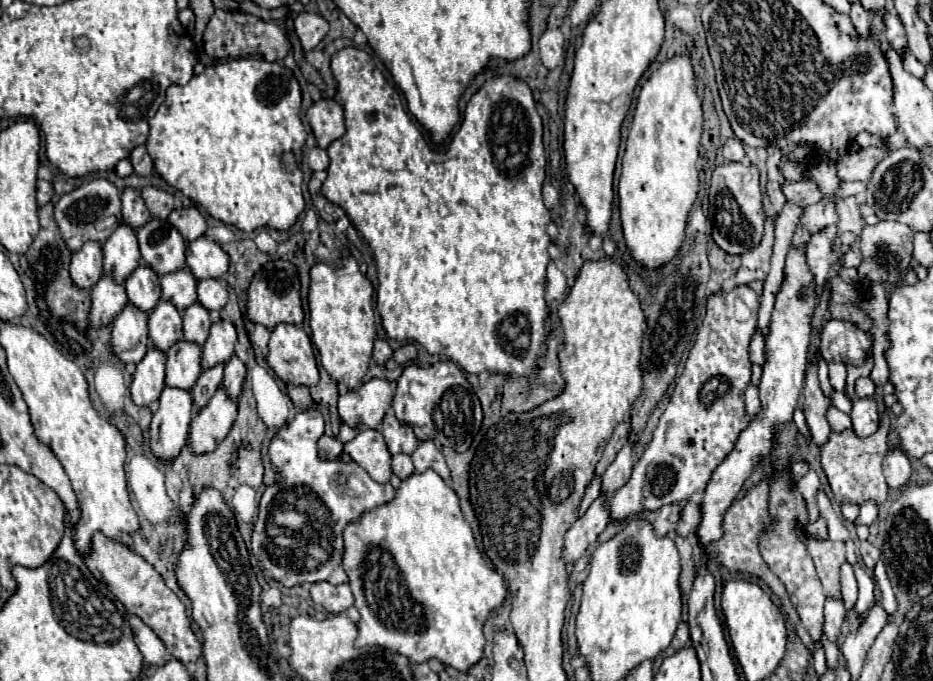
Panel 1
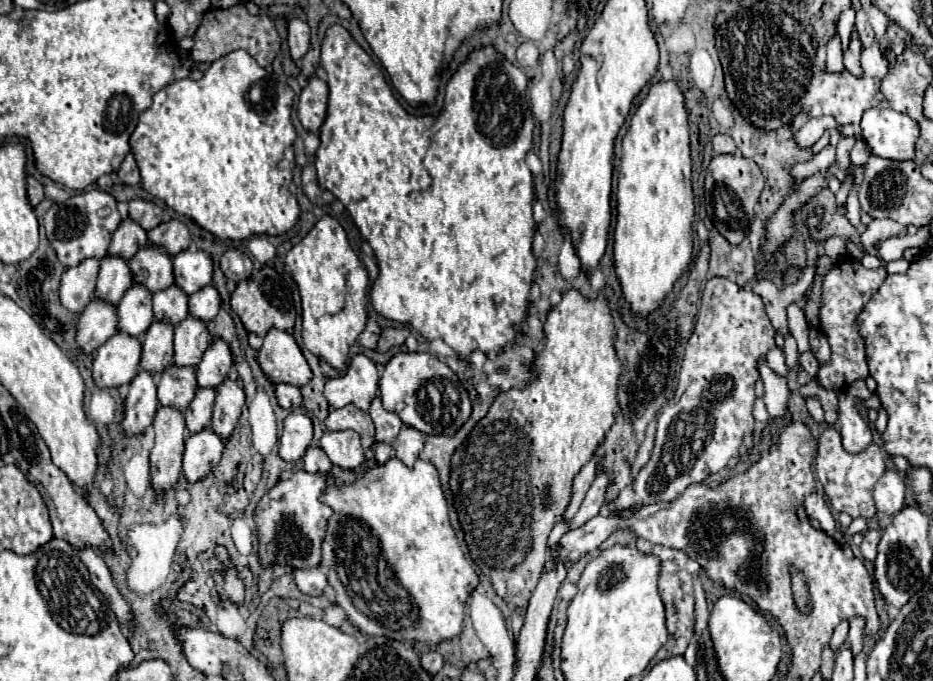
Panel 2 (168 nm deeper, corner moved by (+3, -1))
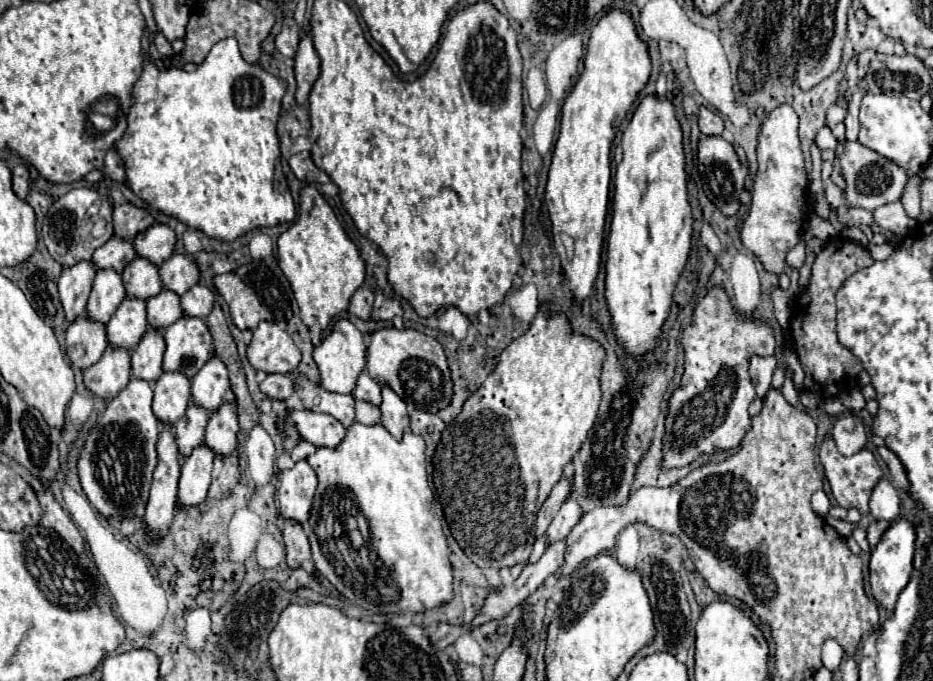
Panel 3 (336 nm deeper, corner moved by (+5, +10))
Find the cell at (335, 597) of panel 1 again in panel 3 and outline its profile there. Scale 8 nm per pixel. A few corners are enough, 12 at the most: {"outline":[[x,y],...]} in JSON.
{"outline":[[295,519],[281,525],[287,565],[311,557],[309,541]]}

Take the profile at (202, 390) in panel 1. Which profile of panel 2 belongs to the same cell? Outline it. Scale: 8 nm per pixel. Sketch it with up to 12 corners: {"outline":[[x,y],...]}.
{"outline":[[197,388],[185,410],[191,434],[211,424],[215,388]]}

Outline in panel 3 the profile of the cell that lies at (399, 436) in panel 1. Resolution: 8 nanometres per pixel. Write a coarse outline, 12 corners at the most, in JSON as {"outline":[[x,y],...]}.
{"outline":[[361,371],[353,397],[381,403],[381,385]]}

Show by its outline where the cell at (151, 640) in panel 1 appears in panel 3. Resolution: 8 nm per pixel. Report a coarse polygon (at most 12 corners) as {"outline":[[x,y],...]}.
{"outline":[[35,491],[43,517],[39,525],[55,529],[83,553],[83,537],[69,513],[49,491]]}

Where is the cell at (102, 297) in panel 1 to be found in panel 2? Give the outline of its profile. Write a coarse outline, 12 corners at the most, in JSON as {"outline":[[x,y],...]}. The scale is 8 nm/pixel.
{"outline":[[93,298],[79,316],[77,344],[95,352],[117,332],[117,308]]}

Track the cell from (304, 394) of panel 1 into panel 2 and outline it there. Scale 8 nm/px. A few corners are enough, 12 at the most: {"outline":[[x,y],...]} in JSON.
{"outline":[[277,384],[281,408],[299,410],[301,390],[293,384]]}

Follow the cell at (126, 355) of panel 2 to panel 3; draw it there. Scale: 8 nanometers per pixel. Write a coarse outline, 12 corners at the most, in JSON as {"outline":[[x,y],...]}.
{"outline":[[111,349],[85,369],[85,387],[105,401],[131,377],[127,349]]}

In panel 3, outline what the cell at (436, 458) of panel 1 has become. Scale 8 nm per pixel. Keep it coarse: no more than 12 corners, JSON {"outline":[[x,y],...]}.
{"outline":[[381,385],[381,423],[401,439],[409,429],[409,413],[391,391]]}

